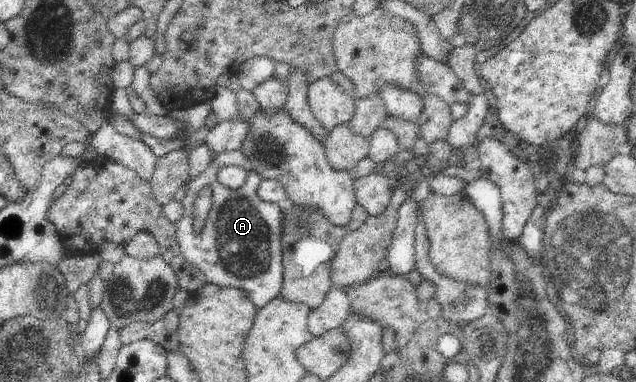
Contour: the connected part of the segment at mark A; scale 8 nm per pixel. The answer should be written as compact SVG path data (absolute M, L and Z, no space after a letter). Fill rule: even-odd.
M241 149L216 155L207 170L189 183L181 201L184 213L177 222L176 234L182 255L201 269L207 283L245 291L258 310L279 296L285 271L281 244L284 212L277 203L268 203L259 198L258 188L262 180L255 169L248 167L248 158ZM231 165L247 168L246 182L236 190L222 185L217 179L217 170ZM203 194L211 196L211 208L196 235L193 210L197 208L197 196Z

